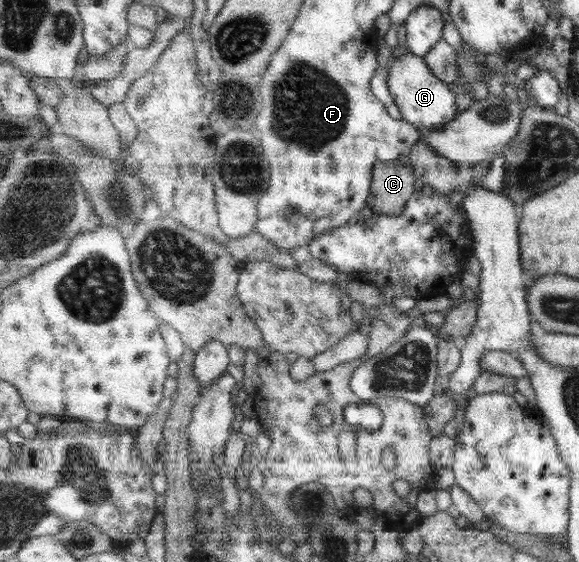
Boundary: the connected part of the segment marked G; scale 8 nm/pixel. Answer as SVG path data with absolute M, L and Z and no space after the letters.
M410 50L402 55L391 58L388 68L388 84L405 120L420 130L446 127L458 115L456 95L450 84L445 82L432 71L424 57L411 53Z

